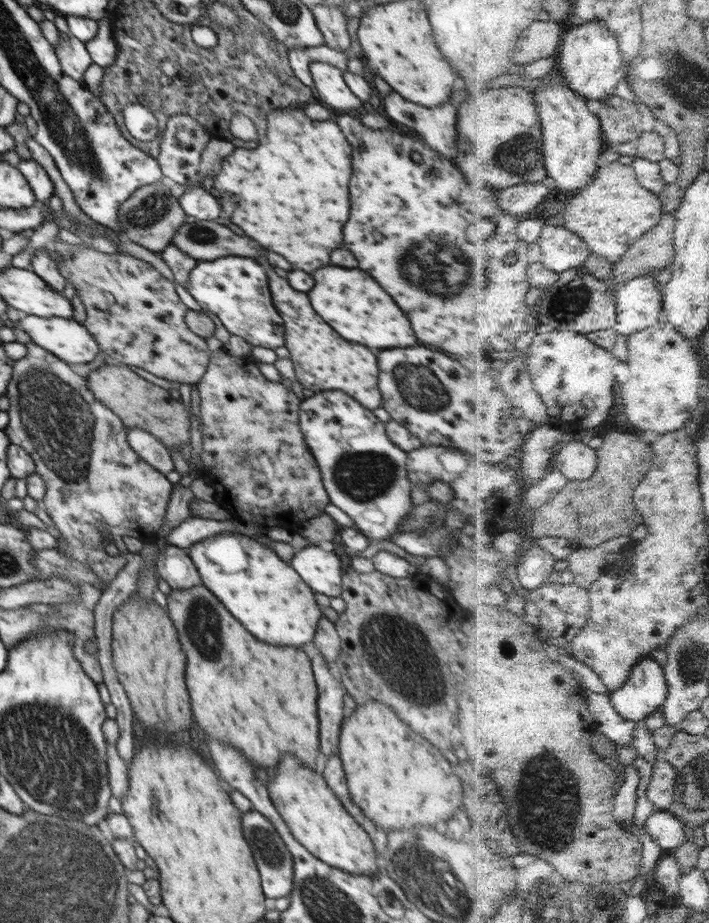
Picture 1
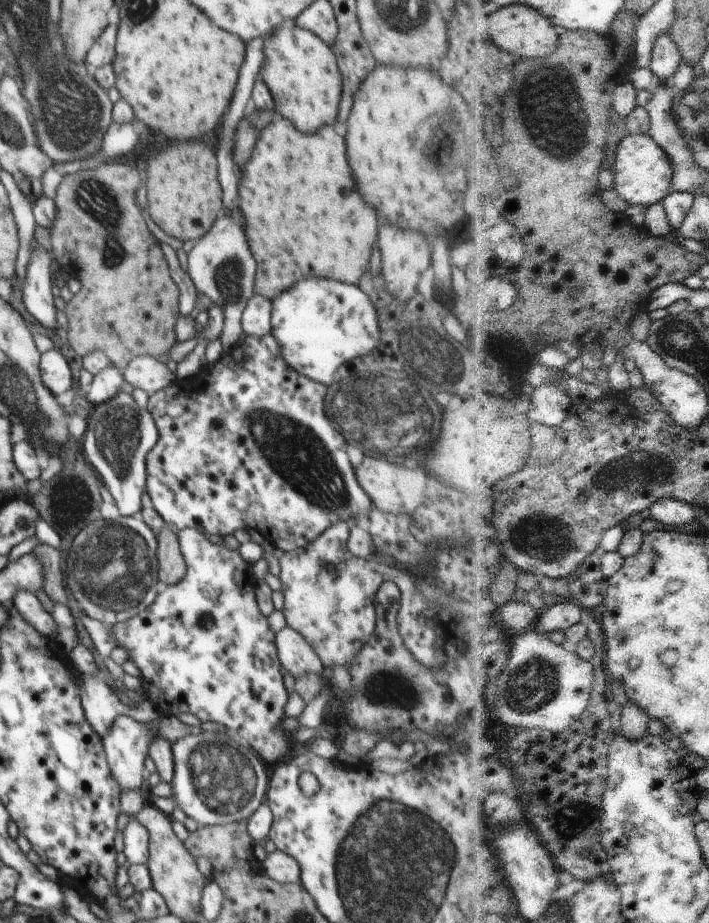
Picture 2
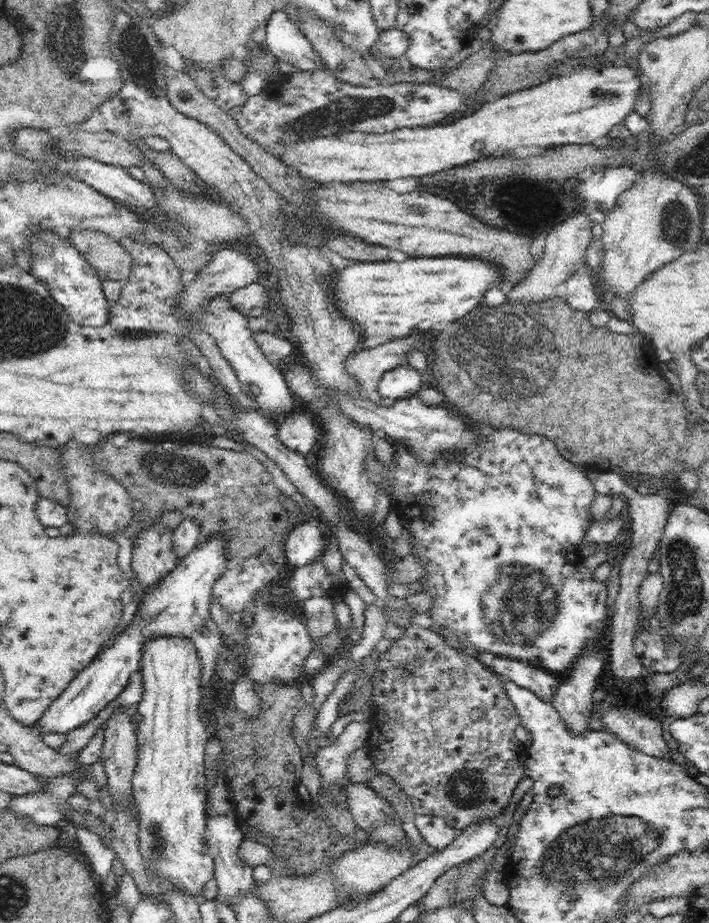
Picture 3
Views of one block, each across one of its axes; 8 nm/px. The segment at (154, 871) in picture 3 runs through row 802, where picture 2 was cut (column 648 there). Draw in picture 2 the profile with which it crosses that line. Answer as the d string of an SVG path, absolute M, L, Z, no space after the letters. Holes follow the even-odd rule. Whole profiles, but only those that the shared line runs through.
M631 134L620 143L614 170L614 188L630 205L651 207L672 194L675 170L672 159L652 135Z

